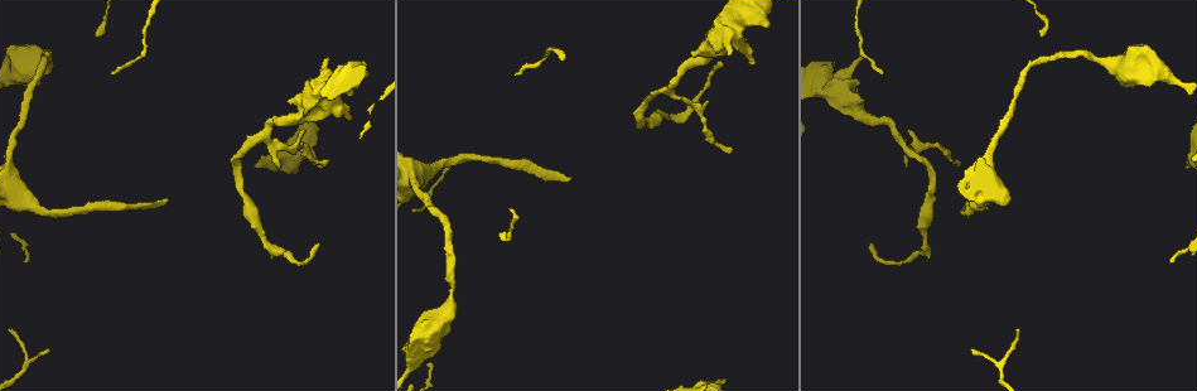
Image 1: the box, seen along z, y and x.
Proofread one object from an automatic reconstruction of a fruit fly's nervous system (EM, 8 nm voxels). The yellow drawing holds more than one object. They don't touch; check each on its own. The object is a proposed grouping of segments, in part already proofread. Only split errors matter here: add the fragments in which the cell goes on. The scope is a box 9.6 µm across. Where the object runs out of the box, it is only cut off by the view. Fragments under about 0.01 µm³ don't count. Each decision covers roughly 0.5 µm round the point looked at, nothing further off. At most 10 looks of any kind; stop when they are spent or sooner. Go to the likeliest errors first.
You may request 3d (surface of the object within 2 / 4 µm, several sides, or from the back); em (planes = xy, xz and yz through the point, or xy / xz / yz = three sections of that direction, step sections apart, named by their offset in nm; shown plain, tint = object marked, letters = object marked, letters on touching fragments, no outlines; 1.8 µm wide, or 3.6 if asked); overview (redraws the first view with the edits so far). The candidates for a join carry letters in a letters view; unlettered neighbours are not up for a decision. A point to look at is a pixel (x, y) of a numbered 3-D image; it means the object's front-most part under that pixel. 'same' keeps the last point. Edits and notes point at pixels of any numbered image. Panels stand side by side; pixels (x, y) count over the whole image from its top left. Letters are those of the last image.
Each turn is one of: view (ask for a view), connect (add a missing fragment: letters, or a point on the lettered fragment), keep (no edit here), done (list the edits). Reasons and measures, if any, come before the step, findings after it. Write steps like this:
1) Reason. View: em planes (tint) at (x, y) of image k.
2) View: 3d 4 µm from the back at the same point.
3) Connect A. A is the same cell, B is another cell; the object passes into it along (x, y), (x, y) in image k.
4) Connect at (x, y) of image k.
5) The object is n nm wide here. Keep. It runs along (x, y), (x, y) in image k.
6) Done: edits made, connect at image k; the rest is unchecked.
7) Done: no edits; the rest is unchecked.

Thick turns thin. View: 3d 4 µm at (845, 97) of image 1.

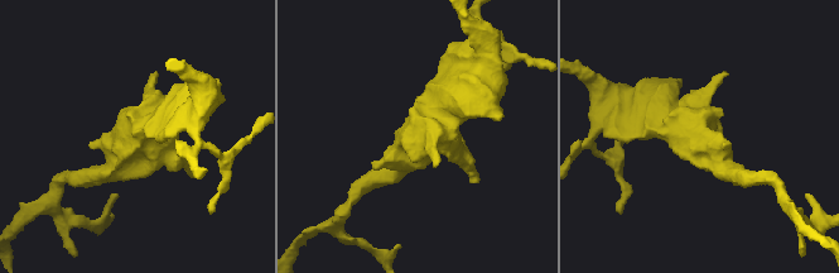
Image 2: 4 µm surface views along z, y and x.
Shape alone is not enough. View: em 3.6 µm xy step 8 (letters) at (131, 135) of image 2.

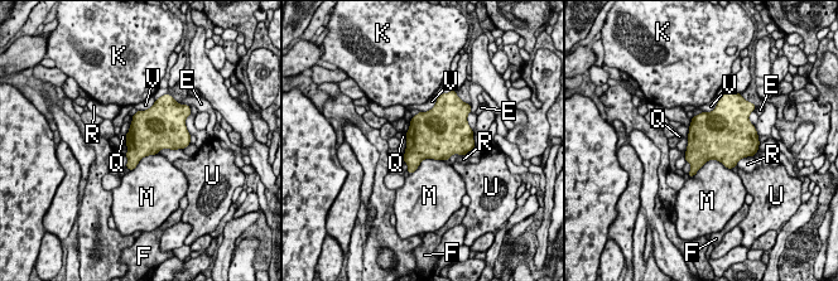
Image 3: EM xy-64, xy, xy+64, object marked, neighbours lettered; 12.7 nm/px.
The object is 500 nm wide here; the longest contact is with M, 550 nm. Keep. E, F, K, M, Q, R, U and V are other cells; none of them fits.

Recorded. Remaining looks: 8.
An open end. View: 3d 4 µm at (167, 198) of image 1.

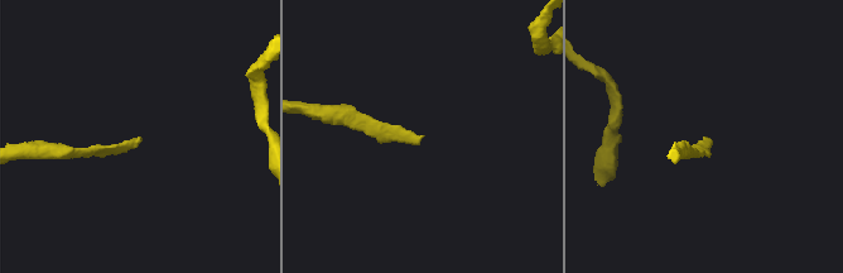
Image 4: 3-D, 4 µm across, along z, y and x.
View: em 3.6 µm yz step 4 (tint) at (420, 135) of image 4.

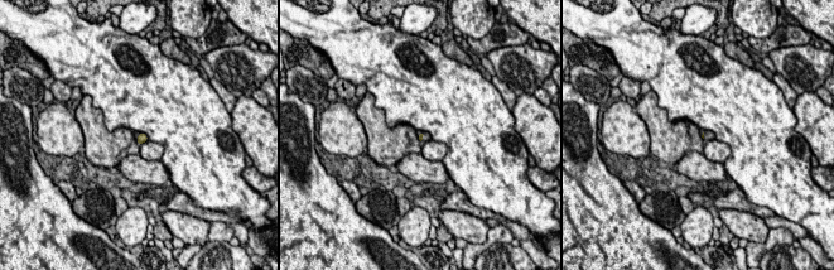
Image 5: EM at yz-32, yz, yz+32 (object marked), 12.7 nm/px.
View: em 3.6 µm planes (letters) at the same point.

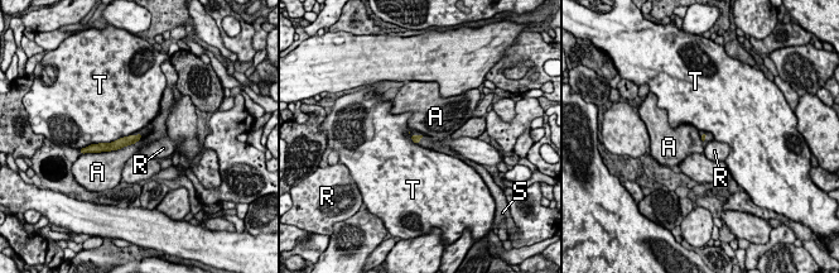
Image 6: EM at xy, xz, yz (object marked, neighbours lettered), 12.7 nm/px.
The longest contact is with A, 550 nm. Connect S. S is the same cell, A, R and T are other cells; the object passes into it along (414, 138), (420, 138), (425, 142) in image 6; the cell continues.

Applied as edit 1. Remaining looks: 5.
Redraw. View: overview.

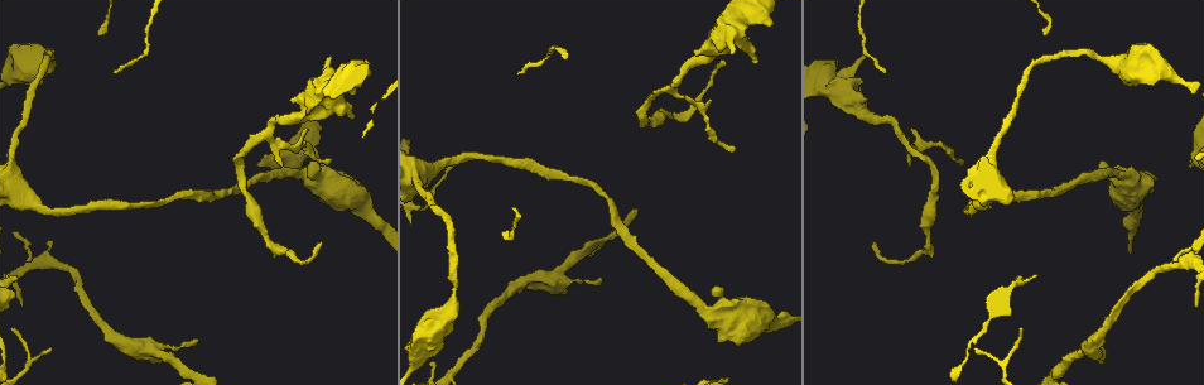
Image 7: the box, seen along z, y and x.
Stops while still wide. View: 3d 2 µm at (715, 288) of image 7.

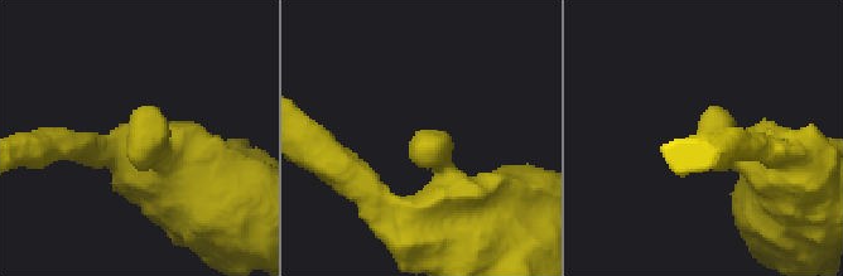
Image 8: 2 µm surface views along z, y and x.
View: em planes (tint) at (422, 138) of image 8.

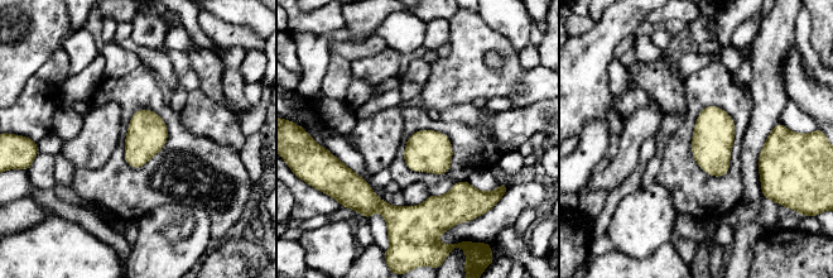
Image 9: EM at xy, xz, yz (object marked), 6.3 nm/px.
View: em planes (letters) at the same point.

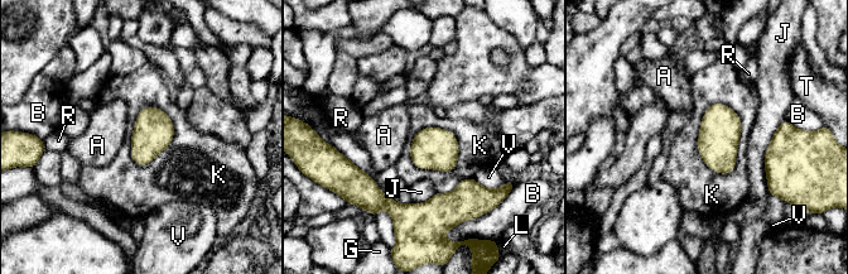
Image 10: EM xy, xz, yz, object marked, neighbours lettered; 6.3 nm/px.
The longest contact is with J, 500 nm. Keep. A, B, G, J, K, L, R, T and V are other cells; a border runs along (713, 102), (740, 118), (727, 174) in image 10; none of them fits.

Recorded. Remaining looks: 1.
Done: edits made, connect at image 6; the rest is unchecked.

